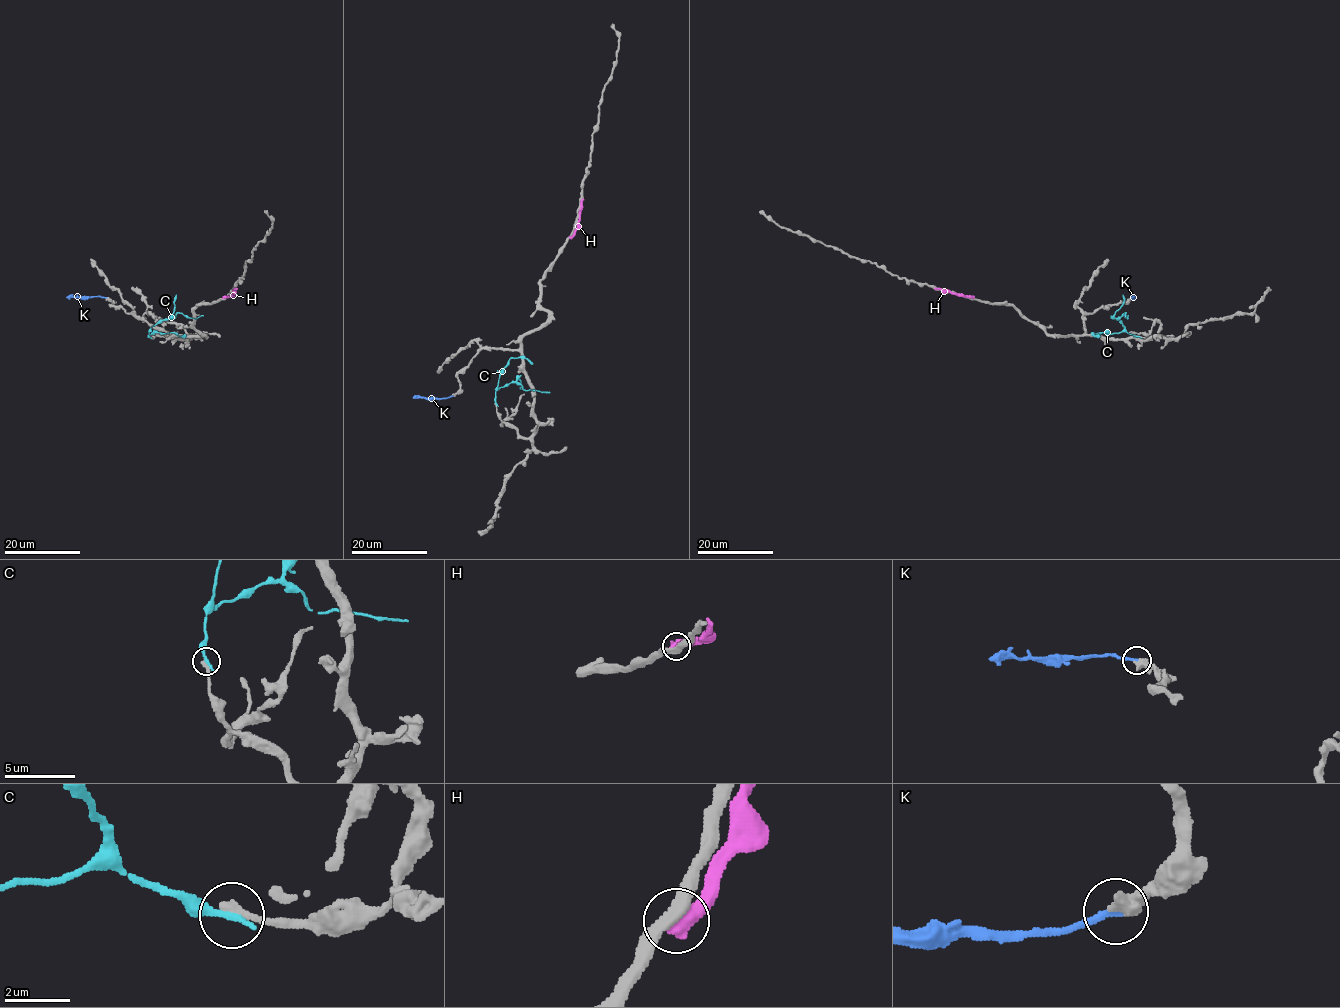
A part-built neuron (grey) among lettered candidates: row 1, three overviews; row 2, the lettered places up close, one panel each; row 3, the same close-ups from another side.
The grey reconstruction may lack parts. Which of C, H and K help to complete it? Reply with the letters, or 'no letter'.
K

